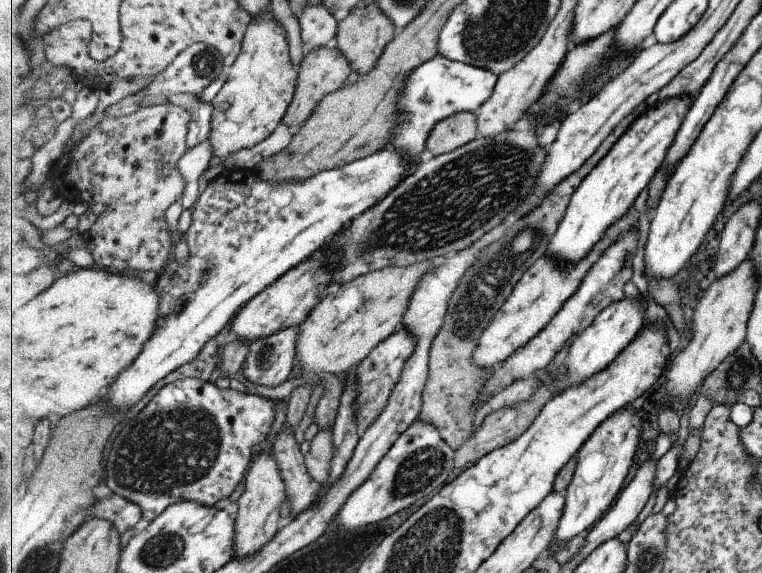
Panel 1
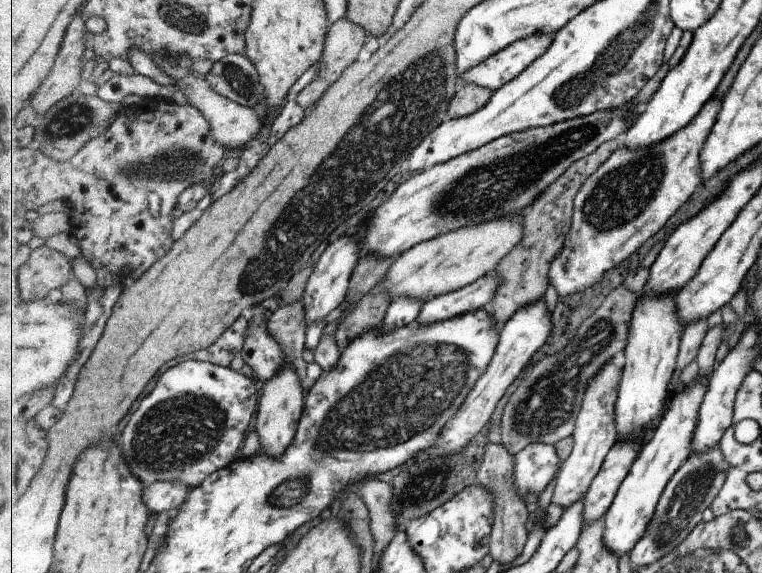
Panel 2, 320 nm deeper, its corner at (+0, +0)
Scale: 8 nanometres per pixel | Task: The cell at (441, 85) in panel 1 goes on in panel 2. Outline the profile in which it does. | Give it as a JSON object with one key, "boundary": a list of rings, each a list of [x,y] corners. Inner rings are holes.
{"boundary":[[[535,33],[532,37],[519,39],[506,46],[479,66],[459,74],[460,88],[475,83],[491,87],[495,92],[543,56],[554,43],[556,34]]]}

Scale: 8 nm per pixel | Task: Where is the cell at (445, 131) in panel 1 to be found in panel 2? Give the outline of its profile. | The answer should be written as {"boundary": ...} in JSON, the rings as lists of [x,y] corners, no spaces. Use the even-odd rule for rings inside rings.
{"boundary":[[[475,83],[460,88],[448,108],[449,118],[458,119],[481,110],[494,95],[494,90]]]}

